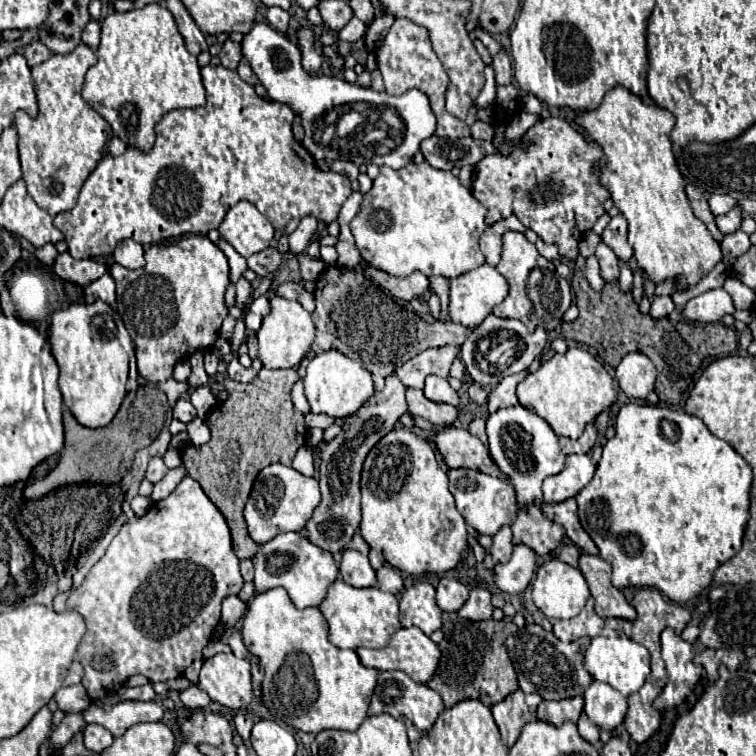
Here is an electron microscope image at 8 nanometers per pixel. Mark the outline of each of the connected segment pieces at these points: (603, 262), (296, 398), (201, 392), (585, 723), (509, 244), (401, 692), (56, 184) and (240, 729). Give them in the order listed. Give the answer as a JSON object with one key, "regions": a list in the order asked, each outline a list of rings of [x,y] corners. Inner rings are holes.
{"regions":[[[[604,241],[598,243],[598,247],[596,247],[596,257],[598,257],[598,261],[600,261],[602,277],[604,277],[606,281],[618,279],[618,273],[620,273],[620,259],[616,259],[614,251],[612,251]]],[[[298,379],[298,381],[294,383],[294,387],[292,387],[292,401],[294,401],[294,405],[296,405],[302,413],[308,413],[308,411],[310,411],[307,398],[304,394],[302,379]]],[[[196,387],[190,393],[190,403],[198,409],[198,417],[206,419],[208,413],[212,411],[212,407],[216,405],[216,397],[212,395],[212,391],[208,387]]],[[[584,712],[581,713],[580,719],[578,719],[578,731],[580,731],[580,735],[582,735],[586,741],[590,741],[590,743],[594,743],[594,745],[600,745],[600,739],[598,739],[600,729],[588,719]]],[[[506,231],[502,239],[502,259],[496,269],[506,277],[510,285],[508,297],[494,307],[494,315],[502,319],[520,319],[528,329],[542,325],[546,331],[556,329],[562,323],[562,315],[570,307],[572,293],[564,277],[556,273],[556,267],[544,259],[536,247],[516,231]]],[[[382,671],[378,675],[378,685],[374,689],[368,715],[388,713],[396,719],[402,719],[406,729],[408,729],[410,743],[418,743],[420,737],[430,731],[430,727],[434,725],[434,721],[436,721],[436,717],[440,715],[442,709],[444,709],[442,697],[434,689],[430,689],[428,685],[414,683],[404,671]]],[[[78,45],[68,55],[52,55],[46,63],[32,67],[32,77],[36,83],[36,97],[38,97],[38,117],[30,119],[30,116],[22,110],[18,110],[14,116],[14,125],[18,129],[18,151],[20,163],[22,163],[22,179],[26,181],[30,197],[36,201],[36,205],[44,211],[48,211],[52,217],[56,217],[62,211],[70,211],[76,205],[80,187],[84,185],[90,171],[100,163],[100,159],[108,153],[108,141],[112,137],[112,127],[108,127],[108,121],[100,117],[88,103],[82,99],[82,83],[86,71],[96,65],[96,55],[88,45]]],[[[238,713],[238,715],[234,717],[234,727],[236,727],[236,733],[240,735],[240,739],[242,739],[244,743],[248,743],[248,739],[250,739],[252,725],[254,725],[254,721],[252,721],[250,717],[242,715],[242,713]]]]}

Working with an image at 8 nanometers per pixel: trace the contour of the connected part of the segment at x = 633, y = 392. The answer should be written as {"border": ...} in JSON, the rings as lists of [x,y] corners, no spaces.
{"border":[[[628,353],[614,375],[620,383],[620,389],[630,399],[646,399],[646,395],[654,389],[656,367],[642,353]]]}

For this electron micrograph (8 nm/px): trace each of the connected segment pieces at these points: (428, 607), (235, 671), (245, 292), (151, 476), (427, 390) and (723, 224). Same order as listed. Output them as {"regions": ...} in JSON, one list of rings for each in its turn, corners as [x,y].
{"regions":[[[[427,581],[414,583],[402,593],[400,599],[400,623],[402,627],[416,625],[426,635],[432,635],[442,627],[442,611],[434,601],[434,587]]],[[[218,653],[204,661],[198,687],[208,693],[214,703],[238,711],[254,697],[250,661],[238,659],[232,653]]],[[[240,277],[238,281],[236,281],[236,307],[240,307],[240,309],[244,309],[244,305],[246,305],[246,301],[250,299],[250,295],[252,295],[252,285],[244,279],[244,277]]],[[[154,457],[154,459],[150,461],[150,465],[148,465],[146,479],[148,479],[150,483],[158,483],[166,473],[168,473],[168,467],[164,465],[164,461],[162,461],[160,457]]],[[[428,375],[426,387],[424,387],[424,395],[430,401],[434,401],[434,403],[448,403],[448,405],[454,405],[458,409],[462,407],[460,395],[450,387],[448,379],[438,377],[438,375]]],[[[730,209],[726,215],[716,217],[716,225],[724,235],[730,235],[732,231],[738,231],[742,225],[742,213],[740,209]]]]}

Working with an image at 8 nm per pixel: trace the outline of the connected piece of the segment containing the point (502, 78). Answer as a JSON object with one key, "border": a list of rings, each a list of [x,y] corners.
{"border":[[[500,51],[500,53],[494,55],[492,59],[494,59],[492,67],[494,67],[494,73],[496,73],[496,83],[498,83],[498,85],[510,85],[510,83],[512,83],[510,57],[508,57],[504,51]]]}

